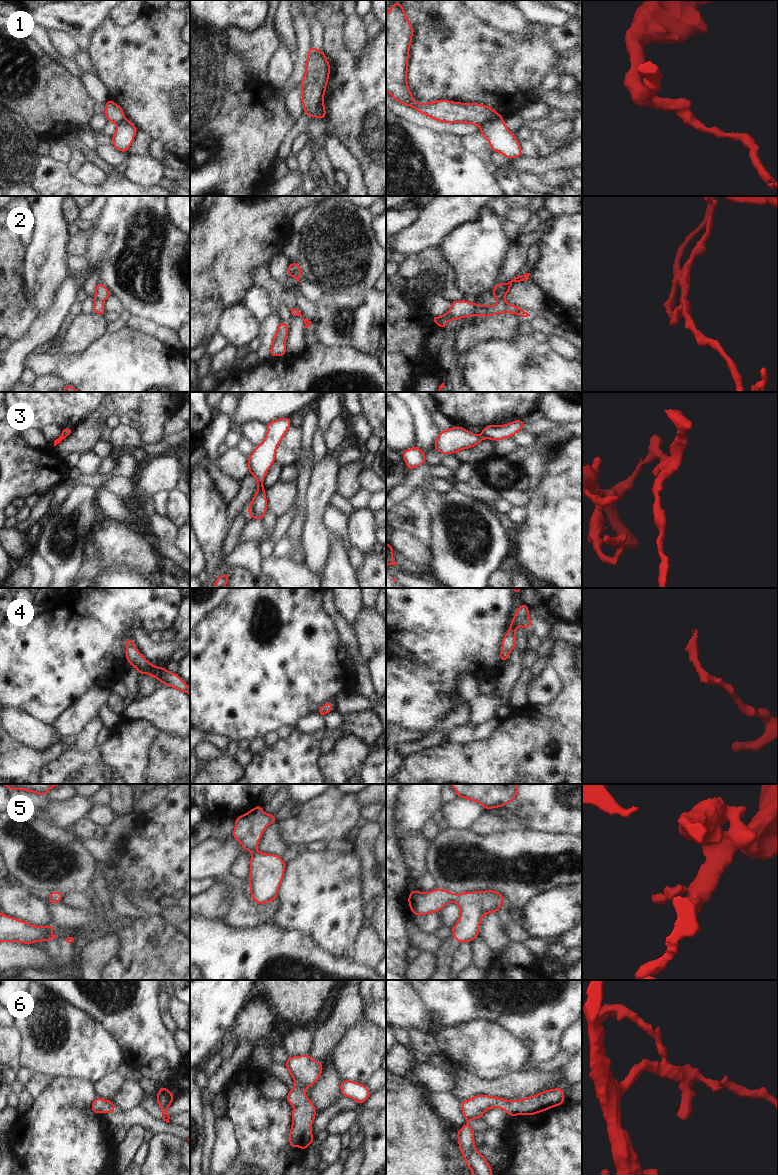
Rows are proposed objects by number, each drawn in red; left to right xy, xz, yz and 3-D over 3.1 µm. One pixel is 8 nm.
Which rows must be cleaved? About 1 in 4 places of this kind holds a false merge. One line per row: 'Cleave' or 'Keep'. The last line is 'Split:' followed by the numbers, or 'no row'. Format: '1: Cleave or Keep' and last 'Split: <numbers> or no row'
1: Cleave
2: Keep
3: Cleave
4: Keep
5: Keep
6: Keep
Split: 1, 3

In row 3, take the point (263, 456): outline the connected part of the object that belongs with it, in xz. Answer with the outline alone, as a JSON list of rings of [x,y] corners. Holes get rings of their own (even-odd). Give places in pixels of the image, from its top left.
[[[284,417],[269,422],[266,426],[266,438],[255,447],[252,454],[248,457],[248,473],[256,478],[257,491],[263,487],[263,481],[267,471],[276,462],[276,449],[292,425],[290,417]]]

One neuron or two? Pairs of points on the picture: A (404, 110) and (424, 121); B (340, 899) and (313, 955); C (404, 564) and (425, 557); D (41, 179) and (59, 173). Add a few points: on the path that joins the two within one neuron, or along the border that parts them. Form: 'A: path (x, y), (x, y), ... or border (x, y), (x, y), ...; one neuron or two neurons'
A: path (409, 113), (419, 119); one neuron
B: border (298, 932), (309, 937), (326, 952), (338, 957); two neurons
C: border (396, 550), (415, 564), (428, 565); two neurons
D: path (45, 179), (53, 179), (55, 177); one neuron

